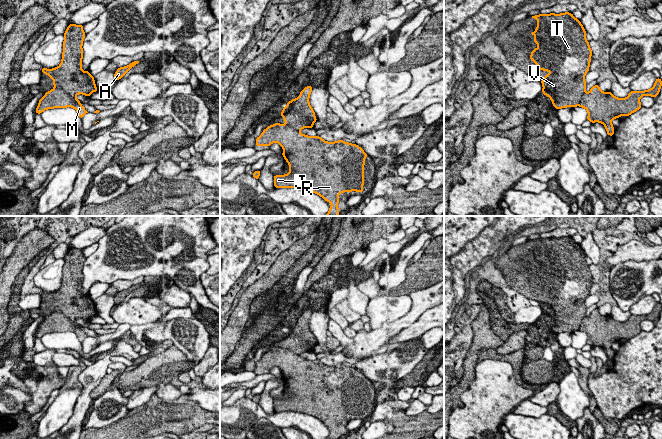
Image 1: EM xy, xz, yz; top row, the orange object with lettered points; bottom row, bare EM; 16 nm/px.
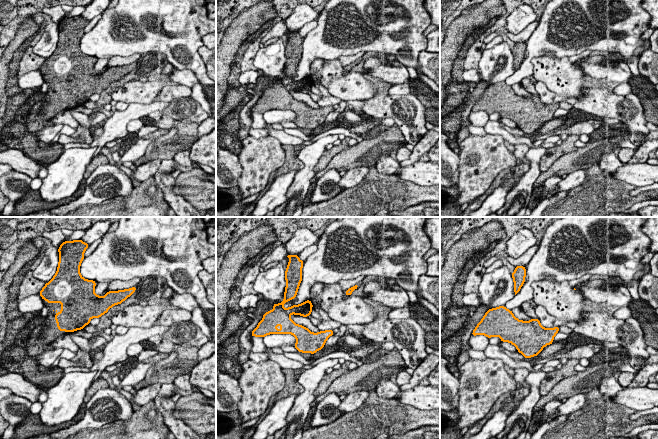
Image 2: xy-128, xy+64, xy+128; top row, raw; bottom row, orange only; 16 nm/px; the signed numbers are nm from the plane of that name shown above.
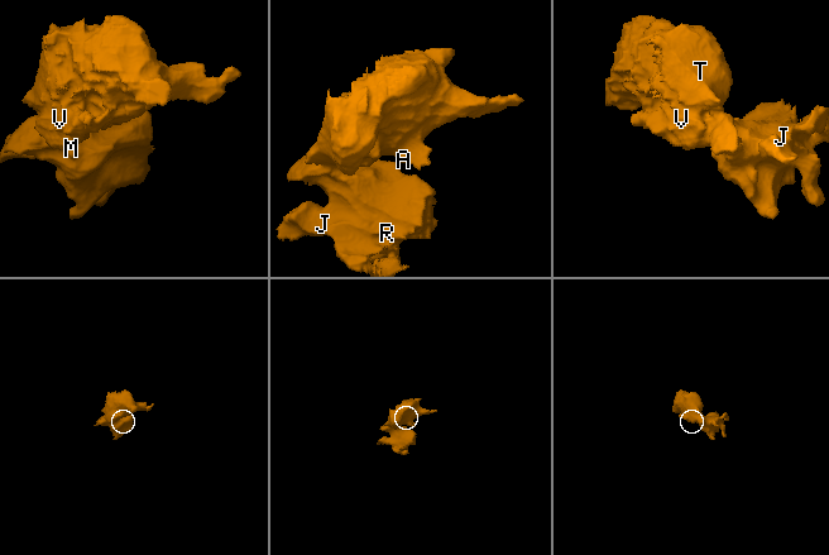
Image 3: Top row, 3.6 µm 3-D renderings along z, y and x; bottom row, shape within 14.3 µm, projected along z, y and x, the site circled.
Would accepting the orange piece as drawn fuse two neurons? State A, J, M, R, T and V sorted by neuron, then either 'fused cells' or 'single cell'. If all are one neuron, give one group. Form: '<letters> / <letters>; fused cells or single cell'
A J M R T V; single cell

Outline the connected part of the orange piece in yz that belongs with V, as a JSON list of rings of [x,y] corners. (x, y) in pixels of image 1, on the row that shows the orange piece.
[[[565,12],[560,14],[539,14],[532,18],[536,19],[537,27],[531,34],[534,35],[533,41],[538,45],[531,52],[530,60],[537,65],[539,70],[550,71],[542,80],[542,93],[551,99],[553,107],[562,109],[567,107],[580,106],[588,112],[587,120],[591,123],[599,122],[605,126],[607,134],[613,136],[614,127],[612,120],[621,116],[629,116],[639,110],[642,106],[640,98],[648,95],[653,98],[660,93],[662,81],[656,78],[654,86],[649,90],[630,91],[626,98],[615,97],[610,91],[603,92],[599,84],[593,86],[589,92],[586,90],[585,75],[589,71],[592,50],[586,39],[586,30],[580,20],[576,19],[572,13]]]

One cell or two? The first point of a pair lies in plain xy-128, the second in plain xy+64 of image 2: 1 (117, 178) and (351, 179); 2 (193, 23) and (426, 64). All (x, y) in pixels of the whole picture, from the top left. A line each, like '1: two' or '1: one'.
1: two
2: two

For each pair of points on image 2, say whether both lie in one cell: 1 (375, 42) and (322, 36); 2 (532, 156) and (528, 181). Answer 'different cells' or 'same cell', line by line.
1: same cell
2: same cell

